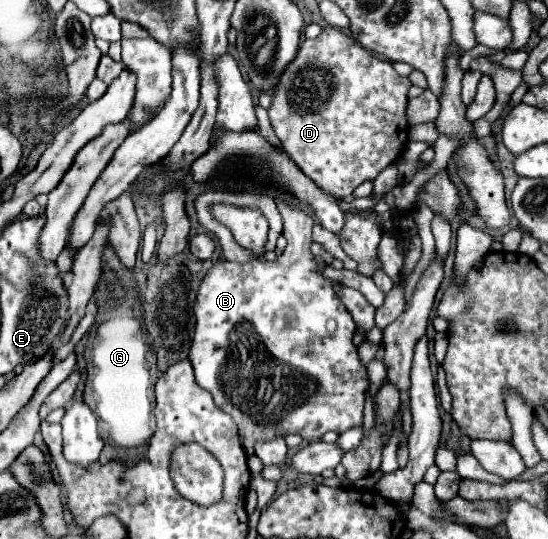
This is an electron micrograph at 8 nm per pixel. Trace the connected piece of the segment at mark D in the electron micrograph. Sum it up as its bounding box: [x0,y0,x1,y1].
[268,26,410,198]

